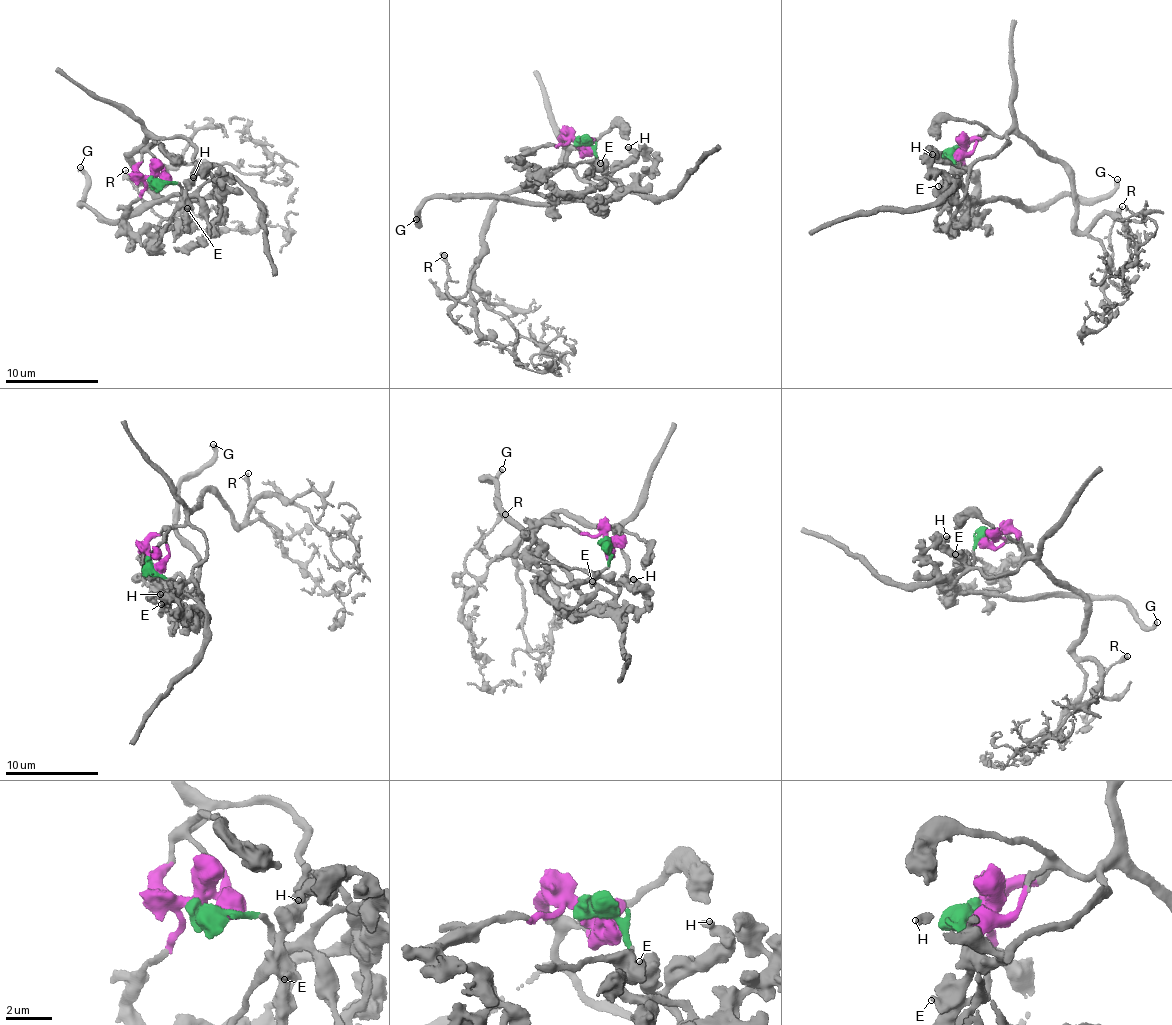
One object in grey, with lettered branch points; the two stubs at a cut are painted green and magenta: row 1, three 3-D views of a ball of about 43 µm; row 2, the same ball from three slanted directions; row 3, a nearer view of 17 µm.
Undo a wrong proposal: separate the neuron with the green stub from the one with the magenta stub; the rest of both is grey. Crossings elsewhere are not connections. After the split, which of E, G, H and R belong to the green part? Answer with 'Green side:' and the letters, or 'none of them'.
Green side: G

